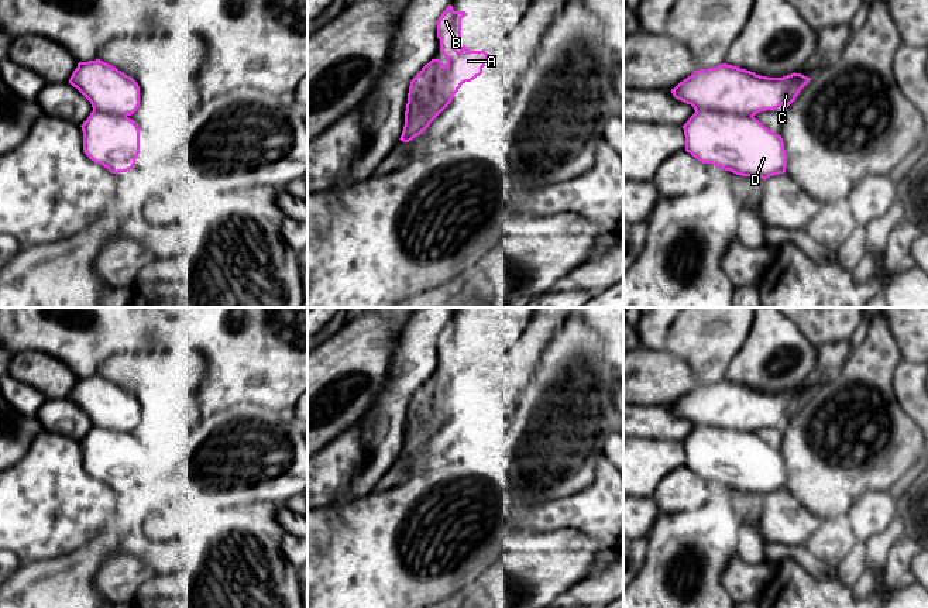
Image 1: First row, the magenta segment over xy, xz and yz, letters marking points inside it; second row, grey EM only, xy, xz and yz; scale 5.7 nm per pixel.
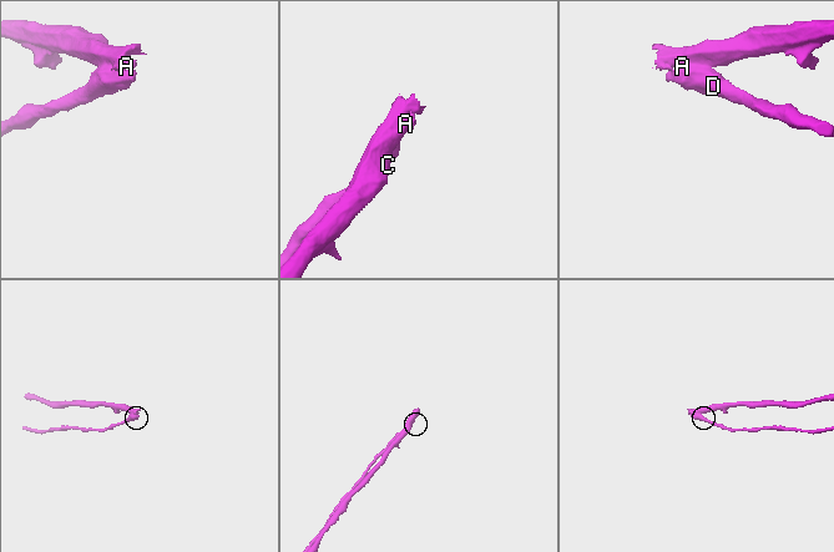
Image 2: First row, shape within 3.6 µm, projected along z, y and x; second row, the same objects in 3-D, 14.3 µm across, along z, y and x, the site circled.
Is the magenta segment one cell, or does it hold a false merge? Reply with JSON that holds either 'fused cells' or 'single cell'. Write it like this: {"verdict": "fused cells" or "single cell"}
{"verdict": "fused cells"}

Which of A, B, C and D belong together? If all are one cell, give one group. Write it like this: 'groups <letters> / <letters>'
groups A B C / D

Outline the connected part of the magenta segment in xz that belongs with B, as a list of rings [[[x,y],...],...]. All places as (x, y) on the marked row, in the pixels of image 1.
[[[450,4],[437,20],[437,38],[440,51],[447,58],[443,66],[433,97],[422,109],[422,113],[405,120],[401,141],[409,142],[420,135],[430,123],[451,103],[463,83],[474,80],[482,73],[489,54],[485,51],[468,51],[465,45],[456,49],[456,41],[461,38],[461,18],[465,11],[454,11]]]

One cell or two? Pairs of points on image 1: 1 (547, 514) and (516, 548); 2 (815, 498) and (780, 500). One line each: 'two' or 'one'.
1: two
2: two

